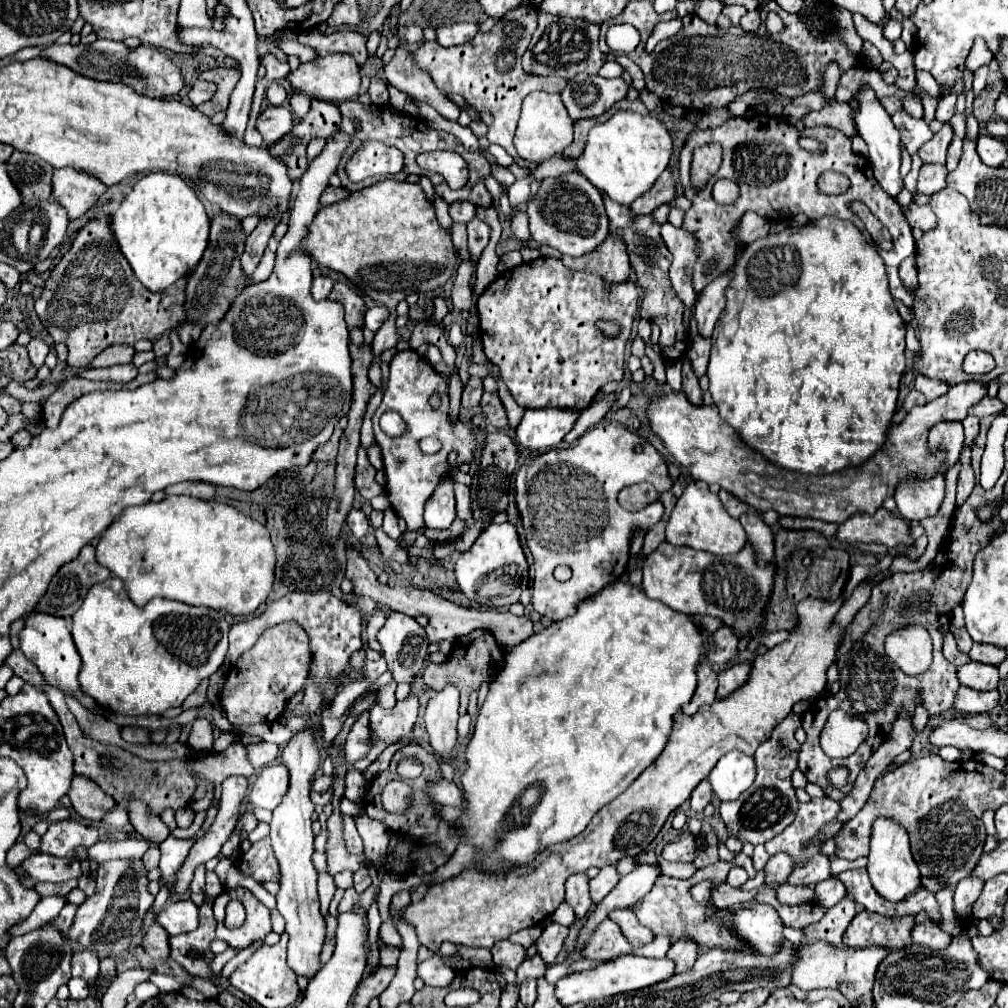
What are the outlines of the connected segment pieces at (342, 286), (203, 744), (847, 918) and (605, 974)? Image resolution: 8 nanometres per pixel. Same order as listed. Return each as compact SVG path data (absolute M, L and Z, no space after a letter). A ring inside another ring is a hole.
M337 282L335 288L329 294L329 300L337 300L337 302L343 304L345 320L347 320L347 324L351 328L355 328L355 326L363 328L363 324L365 324L365 320L363 320L363 316L365 316L365 302L353 288L349 288L345 282Z
M197 718L191 726L191 732L189 732L189 738L187 738L187 744L189 748L193 750L211 750L213 746L213 726L209 720L205 718Z
M847 894L839 904L835 904L833 908L827 910L827 914L823 916L821 922L807 926L807 936L801 942L827 940L835 946L841 946L841 936L843 936L845 928L849 926L849 922L853 920L853 916L855 916L855 902Z
M623 954L617 960L607 960L591 970L575 972L557 982L557 998L563 1006L575 1004L575 1002L591 1002L599 998L609 998L621 992L631 992L639 990L651 984L657 984L661 980L667 980L675 970L675 964L667 958L655 960L655 958L643 958L643 956L633 956L633 954Z

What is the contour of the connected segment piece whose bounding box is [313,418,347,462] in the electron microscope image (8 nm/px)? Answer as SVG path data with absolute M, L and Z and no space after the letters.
M341 418L341 420L337 422L337 426L335 426L333 436L331 436L325 444L319 444L319 446L317 446L317 450L315 450L315 454L313 454L313 460L319 460L319 462L335 462L335 458L337 458L337 448L339 448L339 438L341 438L345 426L347 426L347 418Z

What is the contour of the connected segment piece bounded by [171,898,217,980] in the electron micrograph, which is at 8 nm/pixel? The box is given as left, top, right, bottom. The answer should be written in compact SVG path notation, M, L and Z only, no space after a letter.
M213 898L201 906L201 926L193 932L171 936L171 958L181 964L191 976L201 976L207 980L215 980L217 976L211 972L209 964L215 954L209 950L215 940L215 918L211 910Z

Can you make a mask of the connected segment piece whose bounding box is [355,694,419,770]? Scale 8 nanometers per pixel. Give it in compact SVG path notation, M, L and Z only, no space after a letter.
M409 694L405 700L397 702L393 708L383 708L375 704L371 708L371 730L373 730L373 748L367 758L355 762L357 770L365 770L389 744L397 742L411 734L411 728L417 720L419 698Z

